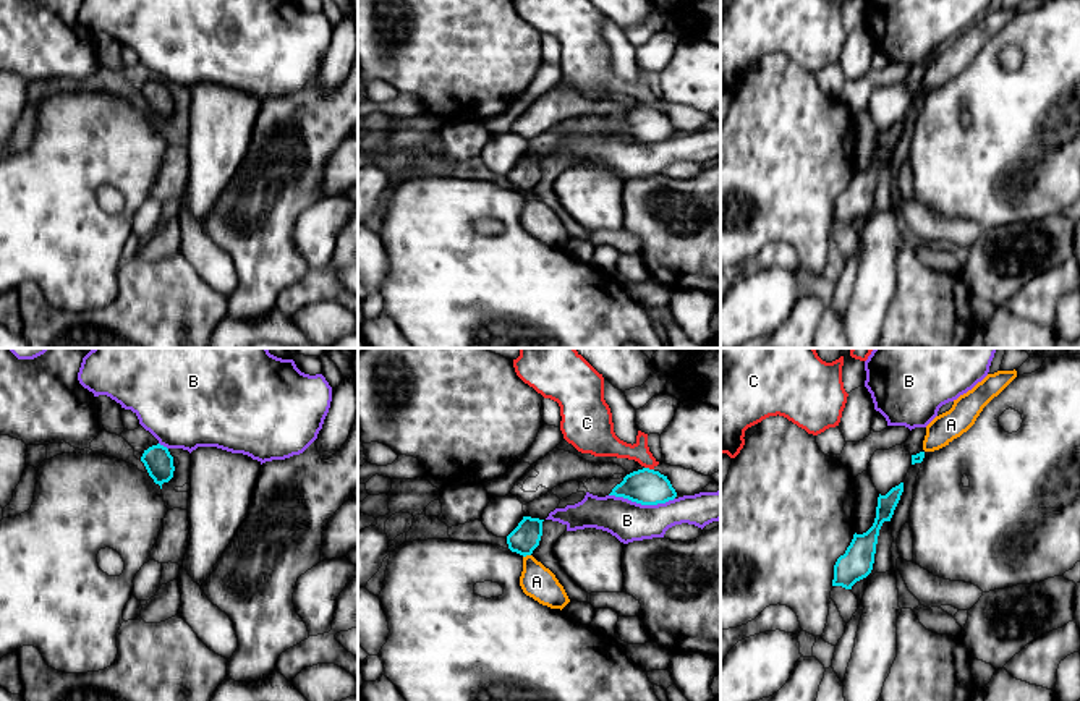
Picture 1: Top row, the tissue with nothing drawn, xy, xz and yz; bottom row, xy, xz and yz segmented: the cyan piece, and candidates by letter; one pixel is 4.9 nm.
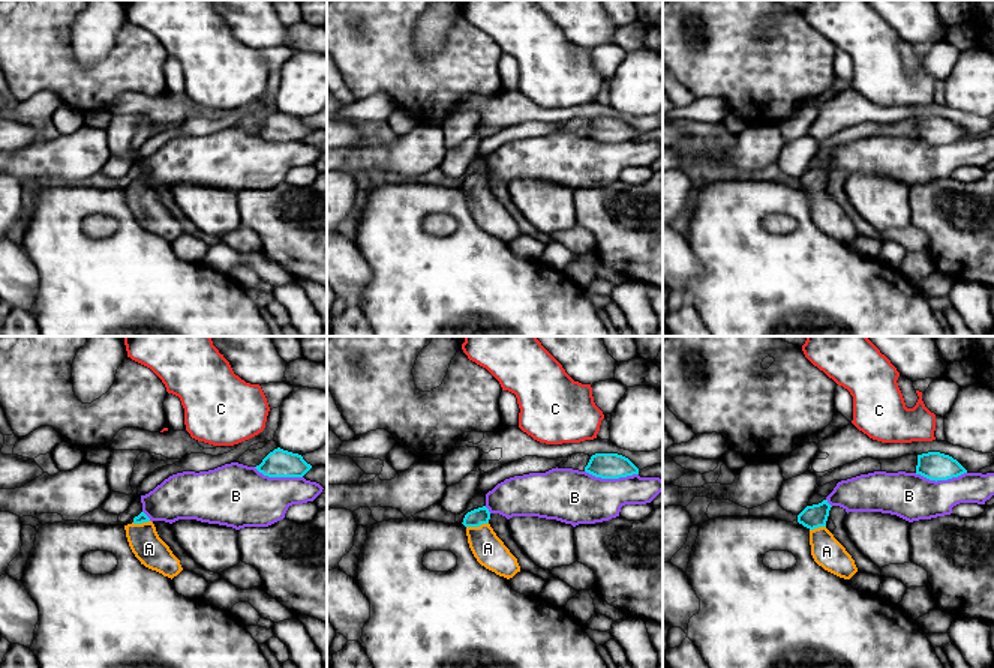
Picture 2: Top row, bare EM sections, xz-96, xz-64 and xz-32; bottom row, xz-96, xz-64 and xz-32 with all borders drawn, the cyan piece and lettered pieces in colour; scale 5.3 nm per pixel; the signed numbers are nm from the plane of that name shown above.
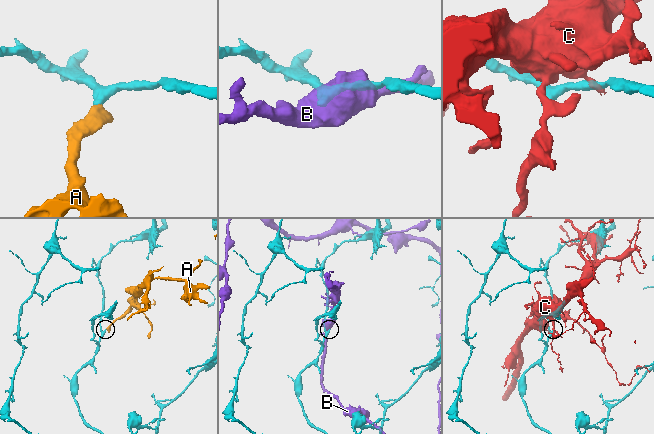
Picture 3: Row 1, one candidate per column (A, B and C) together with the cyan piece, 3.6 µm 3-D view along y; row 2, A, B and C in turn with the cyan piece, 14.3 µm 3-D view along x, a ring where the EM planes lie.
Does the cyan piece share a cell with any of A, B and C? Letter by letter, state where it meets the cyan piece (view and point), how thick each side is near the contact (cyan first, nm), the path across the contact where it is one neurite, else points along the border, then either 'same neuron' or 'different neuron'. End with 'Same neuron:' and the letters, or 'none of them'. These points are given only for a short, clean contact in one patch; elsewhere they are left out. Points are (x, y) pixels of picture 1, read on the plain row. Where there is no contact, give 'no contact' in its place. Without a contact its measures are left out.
A: meets cyan in xz at (527, 191); 150 nm thick on the cyan side, 160 nm on the other; runs through xz (525, 175), (527, 191), (536, 219); same neuron
B: meets cyan in xz at (642, 141); 180 nm thick on the cyan side, 200 nm on the other; different neuron
C: meets cyan in xz at (648, 106); 180 nm thick on the cyan side, 130 nm on the other; different neuron
Same neuron: A

